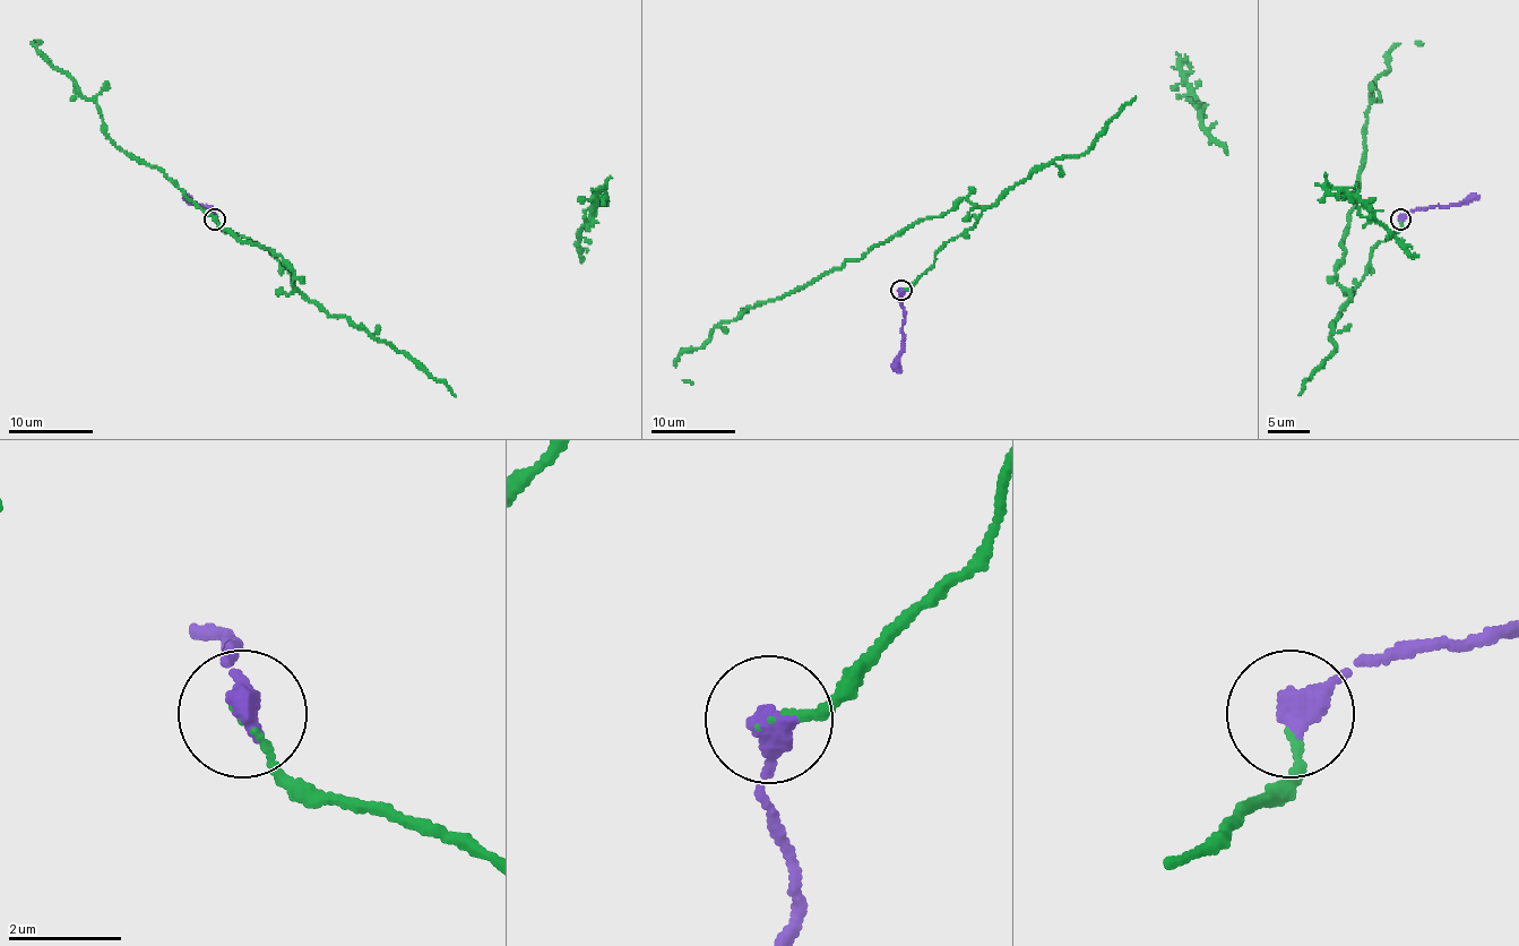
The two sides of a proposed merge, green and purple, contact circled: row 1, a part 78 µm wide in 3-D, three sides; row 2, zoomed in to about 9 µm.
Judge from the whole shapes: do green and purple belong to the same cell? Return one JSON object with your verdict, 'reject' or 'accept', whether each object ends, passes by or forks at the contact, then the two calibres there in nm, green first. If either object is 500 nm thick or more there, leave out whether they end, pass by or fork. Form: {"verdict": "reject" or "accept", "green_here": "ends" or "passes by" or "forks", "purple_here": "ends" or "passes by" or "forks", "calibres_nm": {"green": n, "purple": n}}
{"verdict": "accept", "green_here": "ends", "purple_here": "ends", "calibres_nm": {"green": 90, "purple": 460}}

